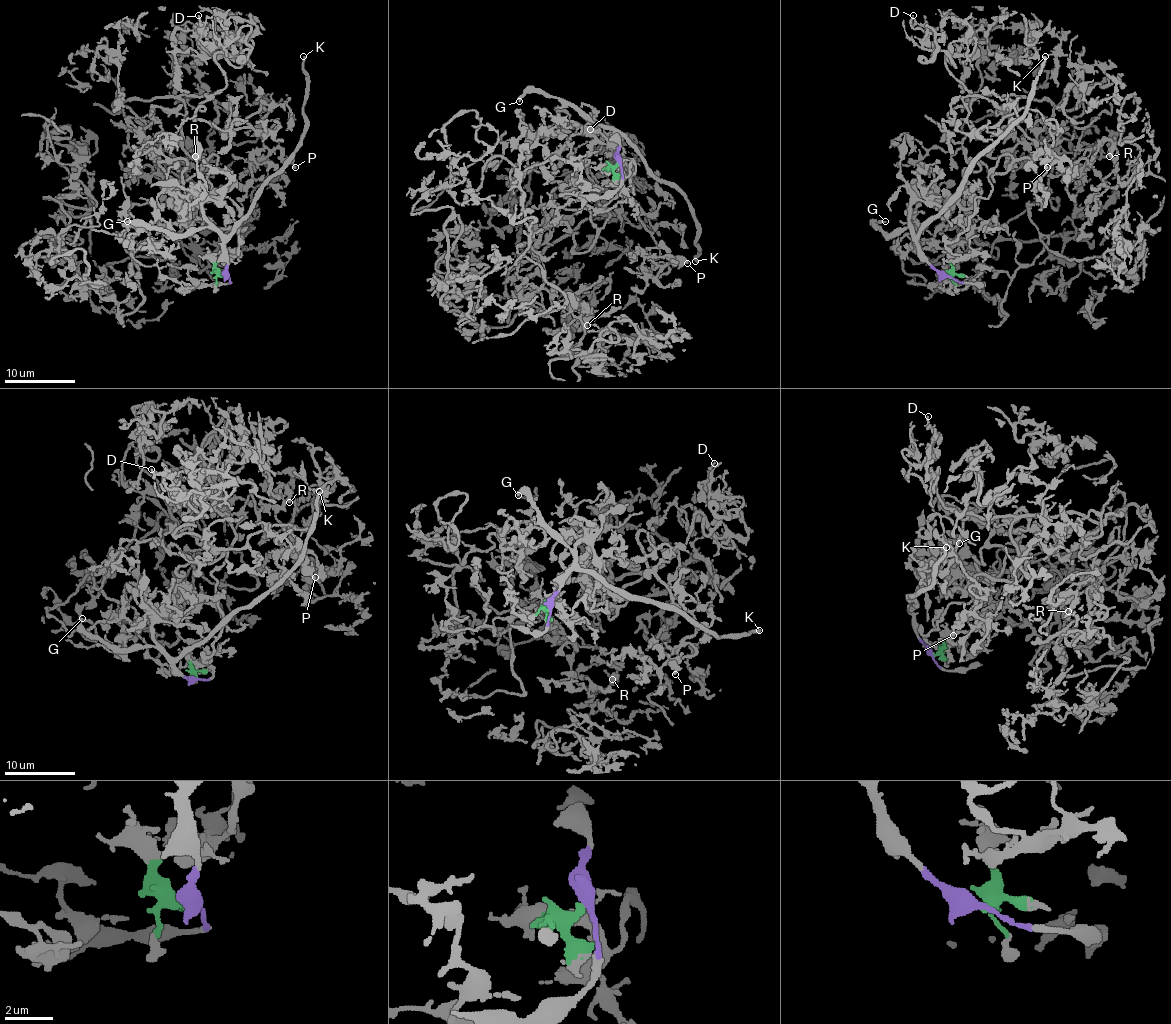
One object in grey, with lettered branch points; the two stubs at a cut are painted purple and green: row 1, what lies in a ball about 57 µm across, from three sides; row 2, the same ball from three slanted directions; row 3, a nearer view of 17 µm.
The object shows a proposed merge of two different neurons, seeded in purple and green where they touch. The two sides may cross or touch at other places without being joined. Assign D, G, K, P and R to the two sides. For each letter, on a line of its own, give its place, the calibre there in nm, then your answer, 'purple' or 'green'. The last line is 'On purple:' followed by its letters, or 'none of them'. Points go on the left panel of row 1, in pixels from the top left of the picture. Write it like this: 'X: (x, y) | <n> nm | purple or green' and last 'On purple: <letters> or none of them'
D: (198, 15) | 180 nm | green
G: (127, 221) | 280 nm | purple
K: (303, 56) | 300 nm | purple
P: (295, 167) | 200 nm | green
R: (195, 156) | 360 nm | green
On purple: G, K

